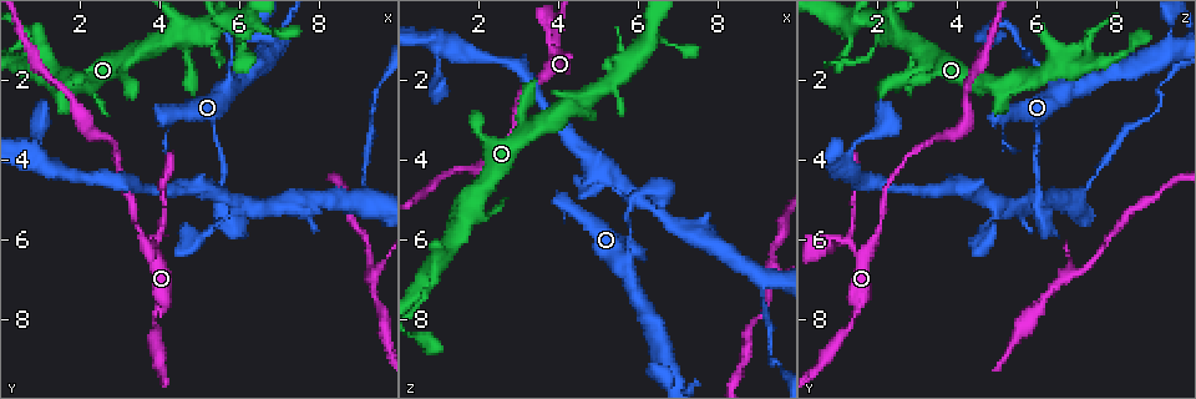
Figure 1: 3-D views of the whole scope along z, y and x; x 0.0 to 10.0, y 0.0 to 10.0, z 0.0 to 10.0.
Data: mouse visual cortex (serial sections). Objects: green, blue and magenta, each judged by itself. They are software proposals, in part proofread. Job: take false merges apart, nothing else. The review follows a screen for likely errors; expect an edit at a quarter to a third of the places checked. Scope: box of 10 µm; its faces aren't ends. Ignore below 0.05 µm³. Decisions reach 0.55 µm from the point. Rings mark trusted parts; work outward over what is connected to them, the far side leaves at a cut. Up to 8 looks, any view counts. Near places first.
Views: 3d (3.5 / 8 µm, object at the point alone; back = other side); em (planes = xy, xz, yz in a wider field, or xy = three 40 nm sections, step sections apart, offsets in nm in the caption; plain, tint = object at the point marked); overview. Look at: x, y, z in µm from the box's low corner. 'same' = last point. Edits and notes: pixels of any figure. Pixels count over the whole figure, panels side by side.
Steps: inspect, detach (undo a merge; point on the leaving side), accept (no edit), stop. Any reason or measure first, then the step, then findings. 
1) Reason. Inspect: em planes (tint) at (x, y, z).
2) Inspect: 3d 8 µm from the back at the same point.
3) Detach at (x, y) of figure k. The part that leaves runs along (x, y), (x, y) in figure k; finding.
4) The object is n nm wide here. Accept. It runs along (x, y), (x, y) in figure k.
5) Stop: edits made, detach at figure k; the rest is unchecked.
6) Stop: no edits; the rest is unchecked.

Inspect: 3d 3.5 µm at (5.80, 1.90, 6.30).

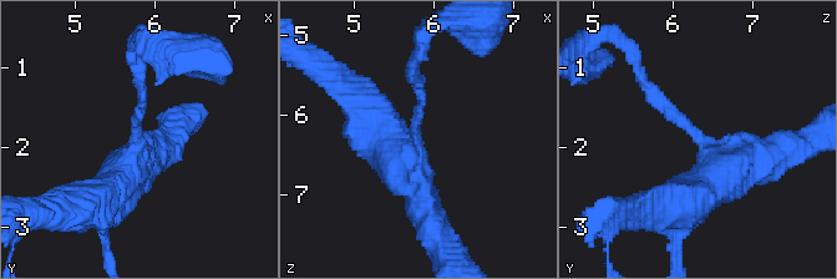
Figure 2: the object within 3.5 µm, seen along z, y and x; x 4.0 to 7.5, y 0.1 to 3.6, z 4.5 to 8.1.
The arms are 150, 600 nm wide. Inspect: em xy step 2 (tint) at (5.75, 1.90, 6.35).

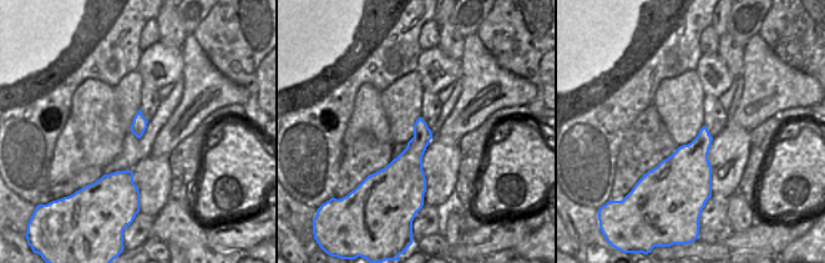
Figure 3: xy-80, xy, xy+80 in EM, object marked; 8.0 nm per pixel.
Accept. It runs along (698, 192), (726, 173), (643, 77) in figure 2; all the same cell.

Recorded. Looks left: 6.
Calibre changes. Inspect: 3d 3.5 µm at (3.85, 8.15, 1.40).

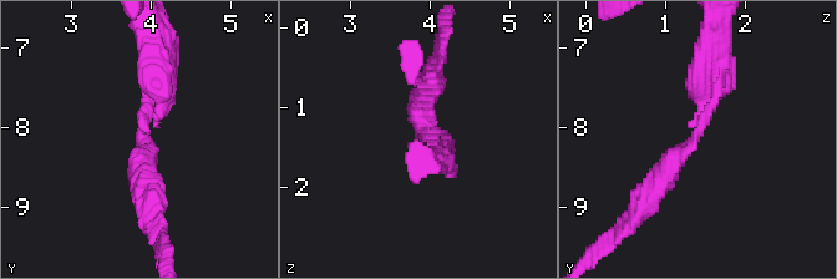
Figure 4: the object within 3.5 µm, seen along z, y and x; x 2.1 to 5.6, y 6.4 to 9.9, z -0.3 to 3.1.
The arms are 300, 350 nm wide; now the EM. Inspect: em xy step 2 (tint) at (3.90, 8.10, 1.45).

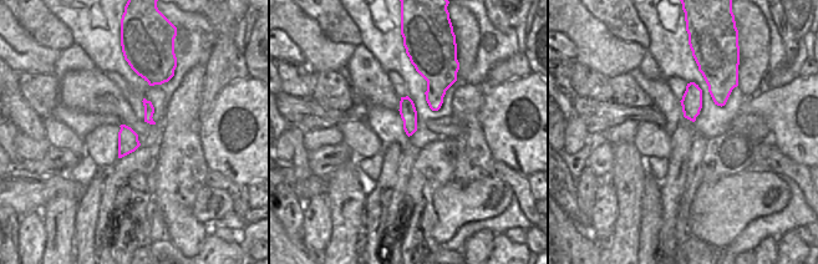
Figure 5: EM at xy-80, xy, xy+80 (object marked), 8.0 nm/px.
Accept. It runs along (705, 69), (715, 104), (644, 199) in figure 4; all the same cell.

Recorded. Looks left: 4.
Calibre changes. Inspect: 3d 3.5 µm at (3.75, 6.00, 1.90).

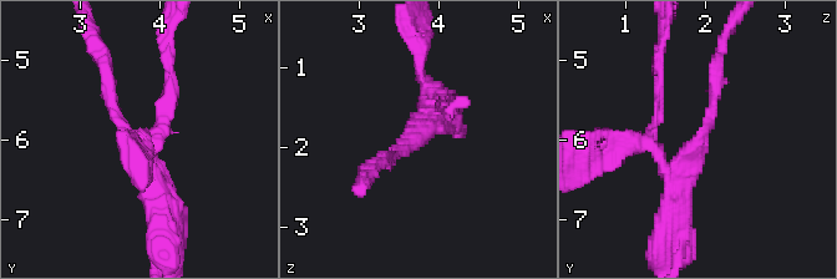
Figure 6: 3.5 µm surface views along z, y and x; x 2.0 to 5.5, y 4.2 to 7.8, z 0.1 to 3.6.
Now the EM. Inspect: em xy step 2 (plain) at (3.65, 6.00, 1.95).

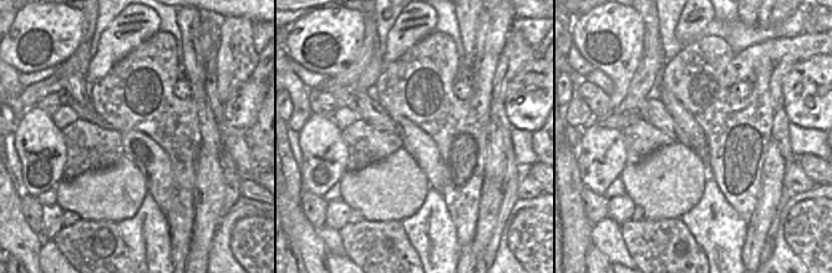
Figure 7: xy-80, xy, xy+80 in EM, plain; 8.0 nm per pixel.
Where the object lies. Inspect: em xy step 2 (tint) at the same point.

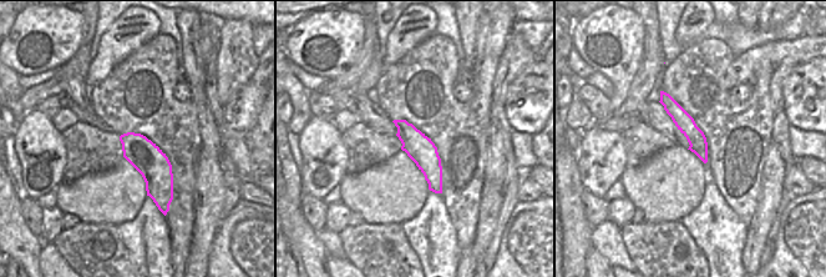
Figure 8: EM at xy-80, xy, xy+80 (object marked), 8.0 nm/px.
Accept. It runs along (398, 122), (424, 152), (439, 190) in figure 8; one cell here.

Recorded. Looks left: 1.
Stop: no edits; the rest is unchecked.

